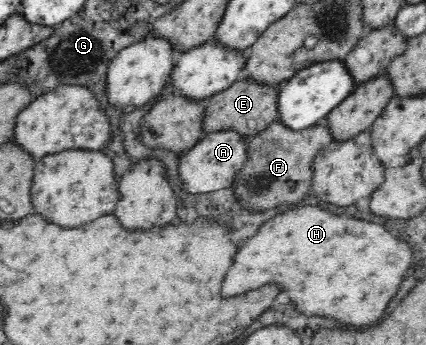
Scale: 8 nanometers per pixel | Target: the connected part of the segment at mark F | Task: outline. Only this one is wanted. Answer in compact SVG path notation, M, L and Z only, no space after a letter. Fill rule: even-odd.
M278 120L268 125L263 131L248 139L248 158L240 173L234 177L232 187L240 202L247 209L273 209L277 205L299 203L306 194L311 193L313 183L312 163L317 153L334 140L326 122L317 123L305 129L295 131Z

